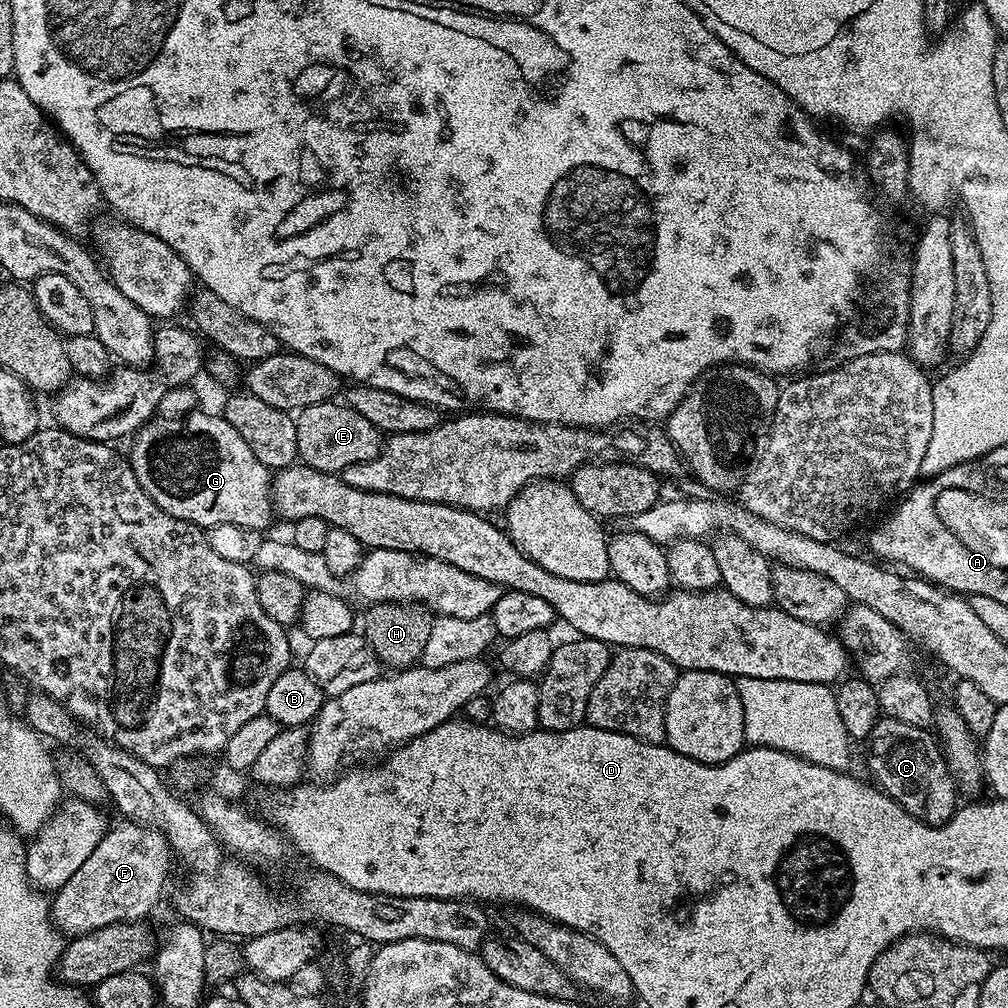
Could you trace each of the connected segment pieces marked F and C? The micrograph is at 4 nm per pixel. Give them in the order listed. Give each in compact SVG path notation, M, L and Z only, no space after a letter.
M119 823L109 827L102 842L94 846L94 854L74 870L70 882L54 893L52 922L69 937L85 936L111 924L143 921L155 910L164 892L168 867L174 864L167 838L138 823Z
M884 716L868 735L866 747L868 768L876 775L875 783L914 818L938 826L954 815L958 807L958 785L946 766L937 737L929 729L906 726L906 722Z

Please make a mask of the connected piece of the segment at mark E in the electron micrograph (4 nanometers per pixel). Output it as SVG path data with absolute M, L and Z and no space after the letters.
M343 402L315 404L301 408L295 417L298 430L298 460L319 472L343 474L346 466L374 458L382 447L382 434L362 414Z

